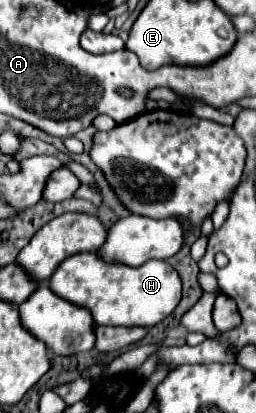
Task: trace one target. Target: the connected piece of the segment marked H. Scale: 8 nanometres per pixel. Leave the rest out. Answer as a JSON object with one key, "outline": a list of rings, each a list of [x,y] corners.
{"outline":[[[90,251],[64,259],[48,283],[62,299],[90,309],[98,325],[152,327],[164,321],[182,297],[182,281],[176,269],[166,261],[148,261],[140,267],[128,267],[122,263],[108,263],[98,253]]]}

